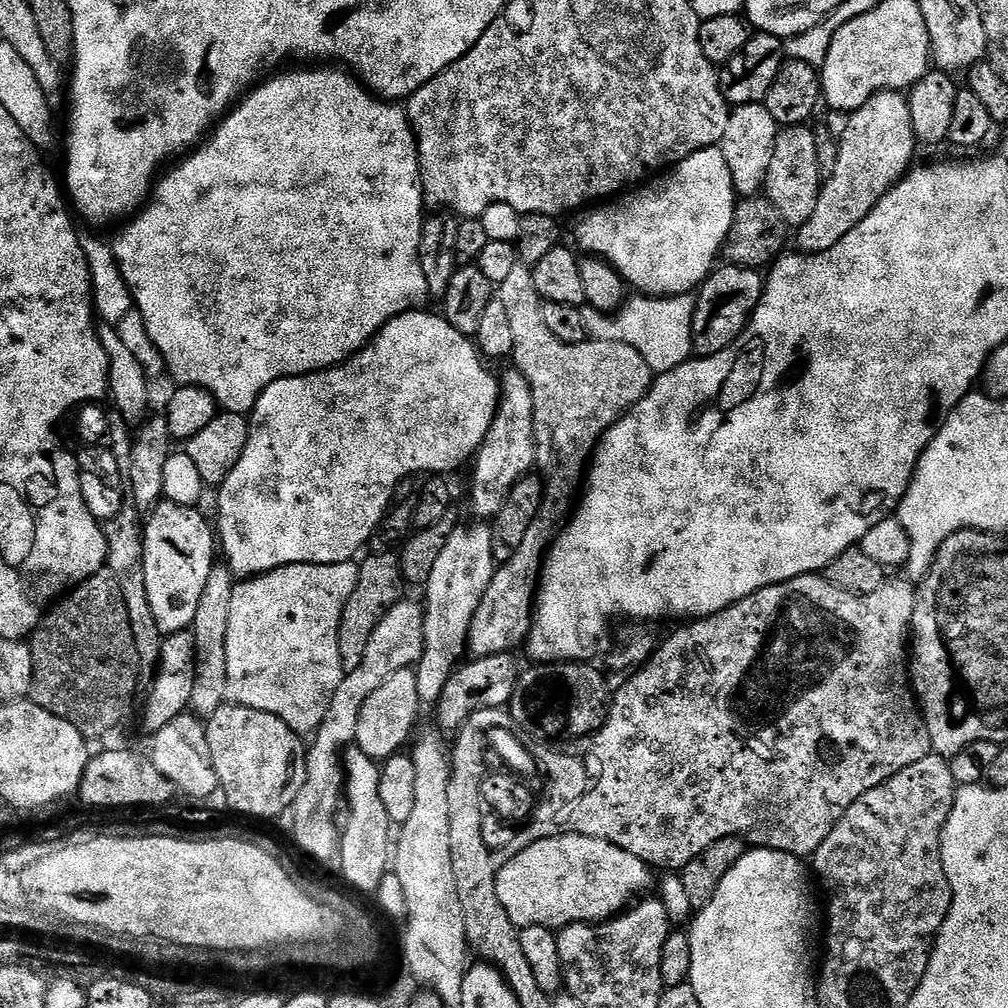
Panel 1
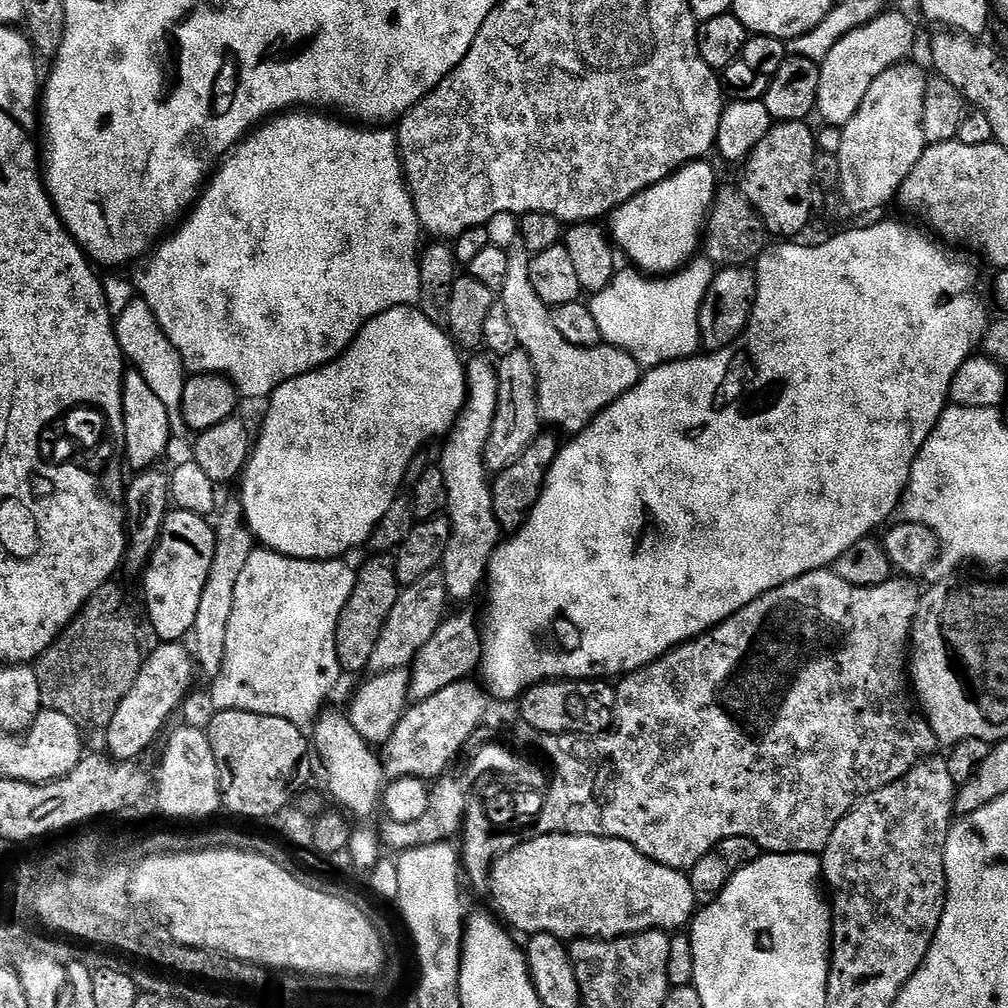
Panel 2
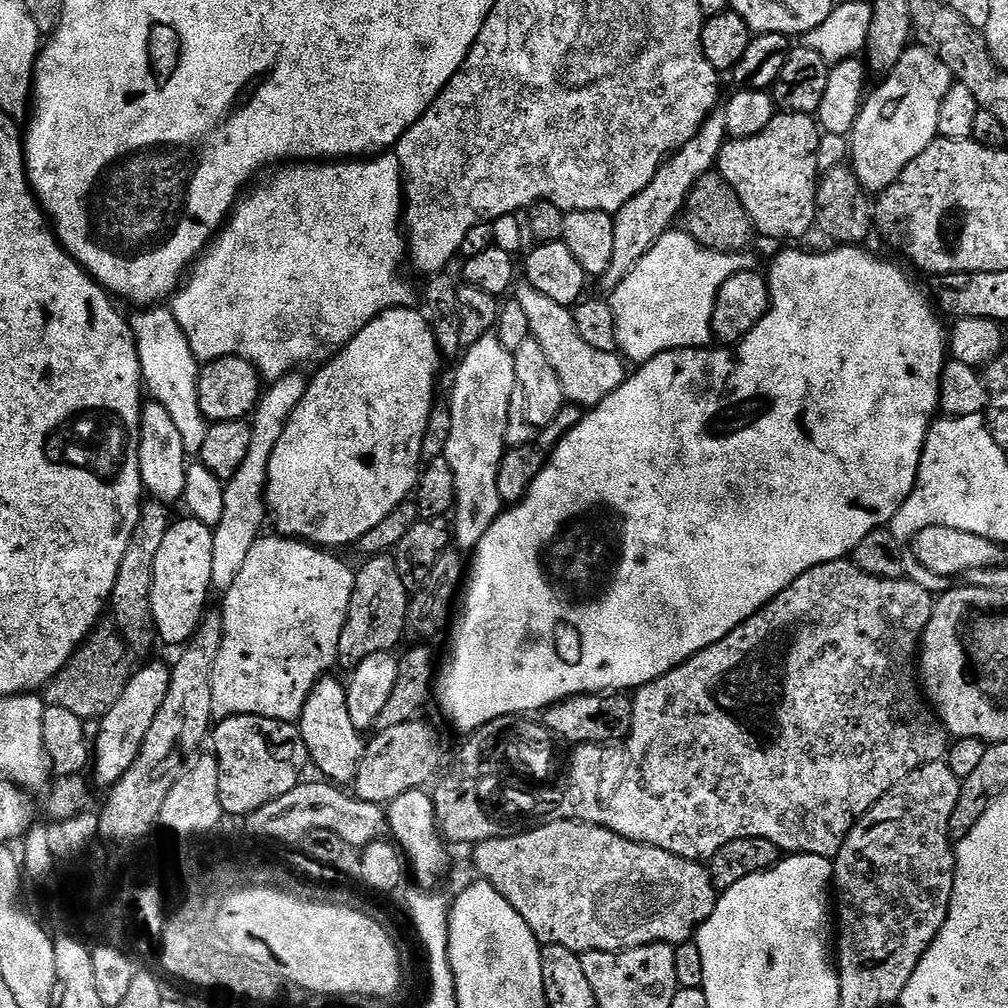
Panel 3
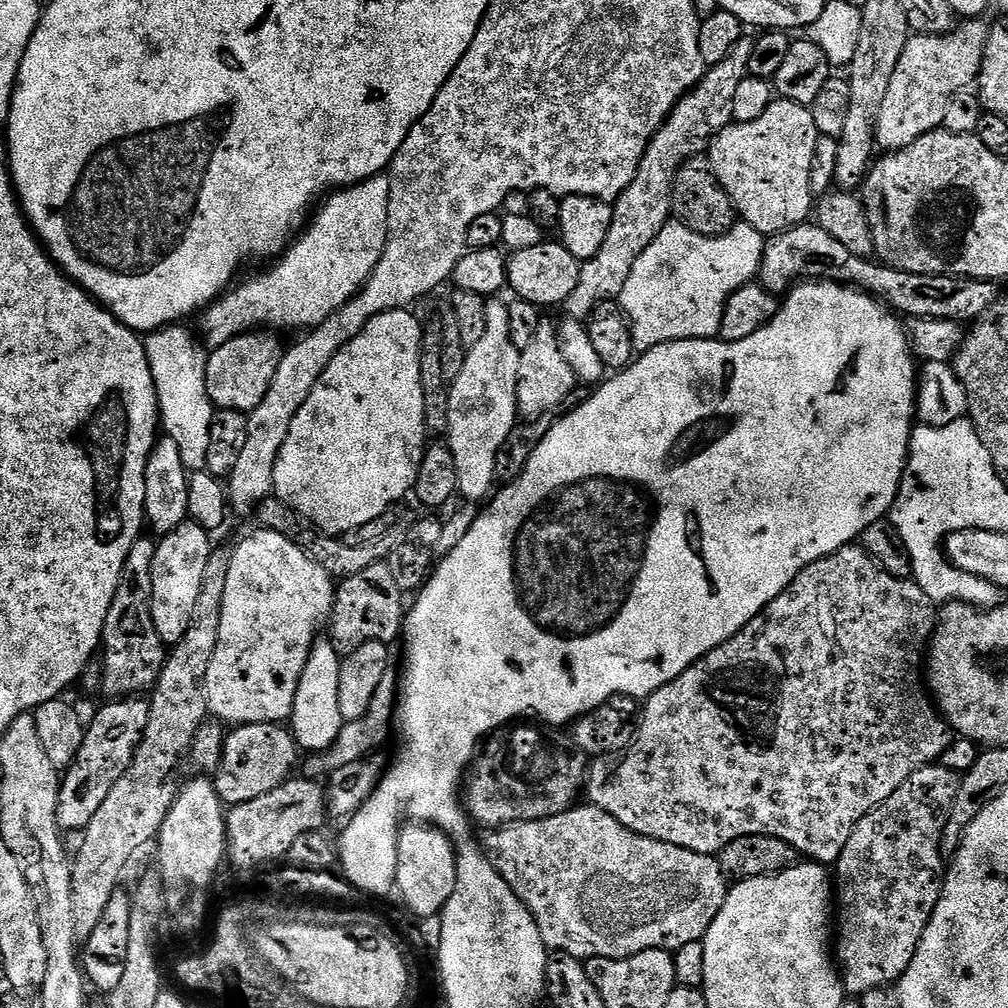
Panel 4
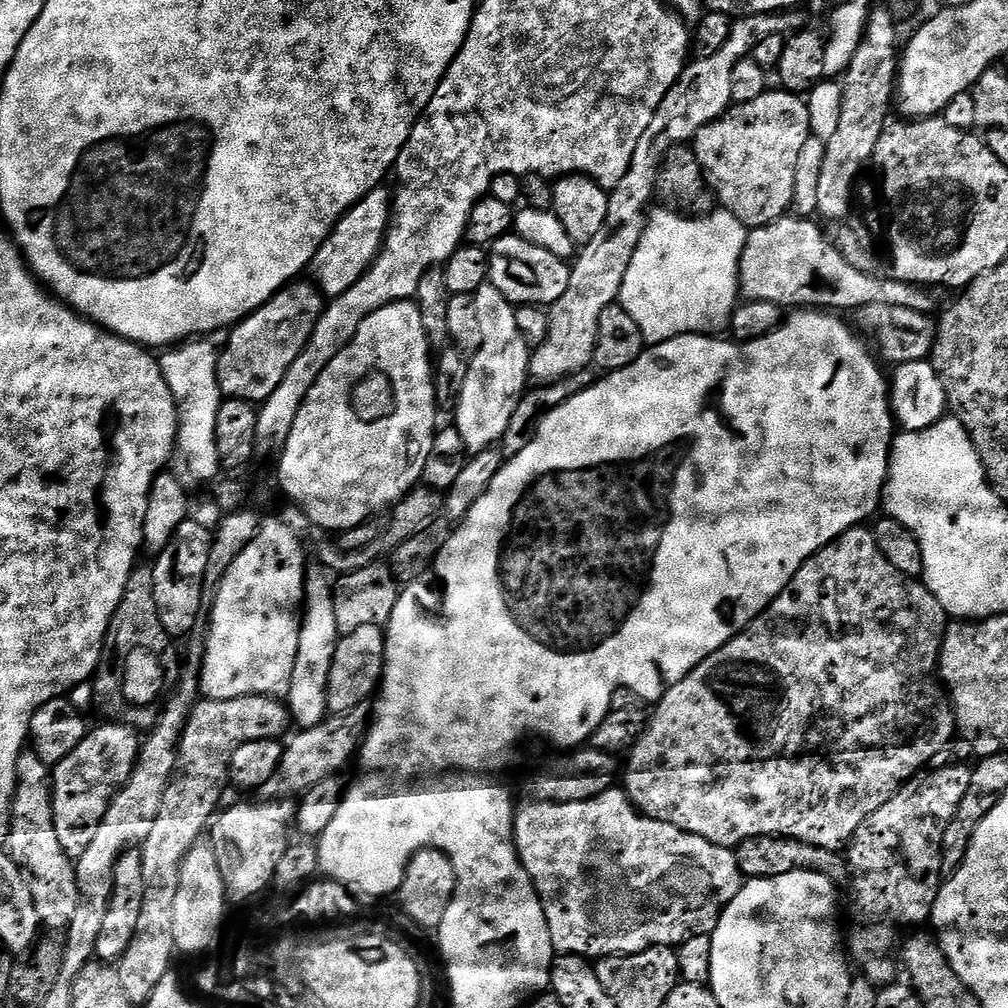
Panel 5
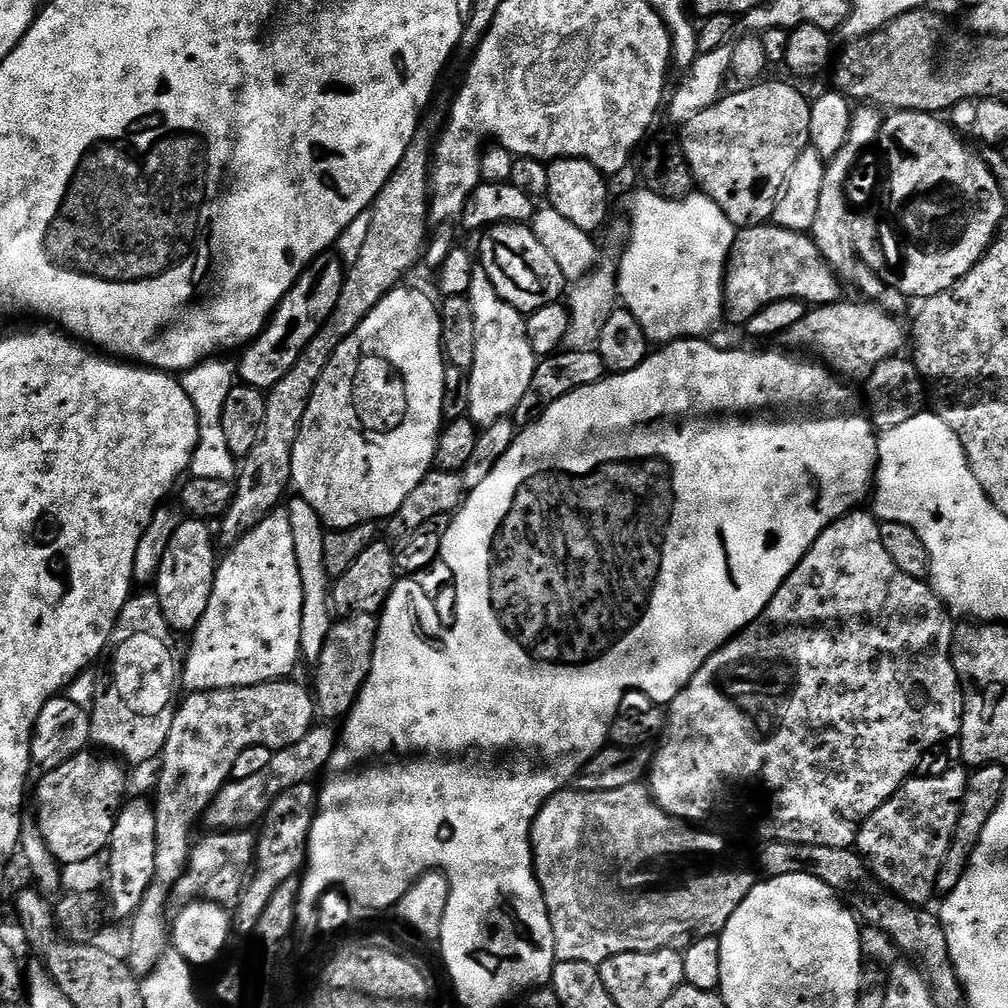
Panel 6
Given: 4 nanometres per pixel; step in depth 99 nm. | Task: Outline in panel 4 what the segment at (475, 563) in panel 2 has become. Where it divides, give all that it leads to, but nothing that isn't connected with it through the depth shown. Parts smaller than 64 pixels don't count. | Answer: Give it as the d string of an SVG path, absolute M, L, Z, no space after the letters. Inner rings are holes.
M500 298L489 299L486 303L486 330L482 339L467 349L462 366L462 374L451 381L448 392L448 449L454 454L454 466L458 466L458 492L468 500L489 499L493 491L492 484L497 483L496 463L498 450L508 442L508 435L518 424L516 391L518 390L518 366L520 365L521 349L514 346L510 338L510 314L508 304Z

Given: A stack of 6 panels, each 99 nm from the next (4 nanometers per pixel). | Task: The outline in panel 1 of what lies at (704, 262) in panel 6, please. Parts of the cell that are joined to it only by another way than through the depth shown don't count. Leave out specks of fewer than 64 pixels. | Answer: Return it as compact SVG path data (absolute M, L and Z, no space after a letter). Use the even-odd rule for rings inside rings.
M632 294L625 299L624 303L620 305L619 308L616 309L615 313L612 315L608 314L600 314L595 318L596 324L589 323L586 328L587 335L591 337L593 340L613 340L614 342L622 342L626 346L630 346L634 350L638 350L638 354L642 354L642 358L646 360L646 366L650 366L650 370L653 374L659 374L661 372L669 372L670 370L674 370L678 366L682 366L685 362L690 359L693 355L692 351L692 315L694 314L694 310L696 309L696 301L693 299L691 295L689 296L672 296L676 294L668 294L665 300L655 300L655 295L652 294Z

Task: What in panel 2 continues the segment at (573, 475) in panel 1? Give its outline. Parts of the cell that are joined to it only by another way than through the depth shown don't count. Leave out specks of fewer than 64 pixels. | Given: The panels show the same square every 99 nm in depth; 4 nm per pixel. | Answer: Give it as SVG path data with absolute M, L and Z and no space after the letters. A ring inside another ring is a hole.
M517 239L506 251L510 270L506 270L502 302L506 306L506 314L510 314L514 334L518 334L520 348L532 359L536 371L541 421L545 425L553 424L567 434L581 432L596 415L609 408L638 383L642 375L641 366L621 348L579 348L566 342L566 338L558 334L558 326L554 326L549 305L544 304L538 294L534 294L528 265L530 253L526 250L526 242ZM456 612L445 615L444 621L434 630L430 642L418 650L410 665L408 677L408 699L415 702L425 700L438 690L446 690L459 680L469 679L480 667L484 658L484 638L481 625L476 625L476 616L472 612Z

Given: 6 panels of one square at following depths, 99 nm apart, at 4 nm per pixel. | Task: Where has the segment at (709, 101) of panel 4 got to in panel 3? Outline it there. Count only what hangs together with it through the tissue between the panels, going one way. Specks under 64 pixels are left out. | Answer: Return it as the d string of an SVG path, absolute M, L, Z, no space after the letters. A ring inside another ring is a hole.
M713 114L700 126L686 146L673 152L648 186L614 213L614 254L604 275L599 277L598 284L605 290L616 288L630 274L630 270L642 259L648 251L662 238L664 233L677 223L678 217L684 211L684 203L690 190L706 173L717 167L720 151L724 149L728 131L726 118L723 114Z

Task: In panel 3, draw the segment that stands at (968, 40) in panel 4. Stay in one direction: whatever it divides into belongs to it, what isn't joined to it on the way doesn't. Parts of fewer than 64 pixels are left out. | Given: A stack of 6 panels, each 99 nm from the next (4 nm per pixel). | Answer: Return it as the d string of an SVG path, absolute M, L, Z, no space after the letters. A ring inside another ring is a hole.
M910 46L902 54L892 71L872 93L867 93L861 103L856 121L850 133L850 167L858 178L861 188L869 194L879 194L889 188L898 174L914 160L926 146L938 136L938 110L942 108L942 98L954 82L952 71L933 52L919 46Z

